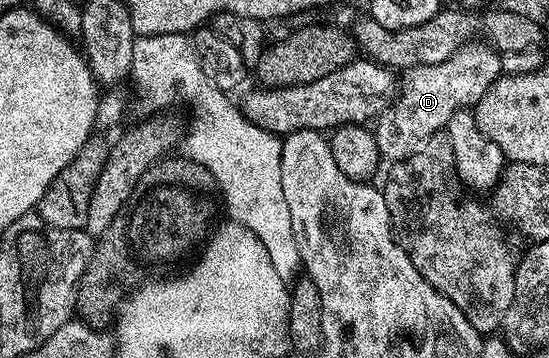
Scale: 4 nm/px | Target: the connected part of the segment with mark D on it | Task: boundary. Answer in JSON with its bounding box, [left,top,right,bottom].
[375,41,502,163]

